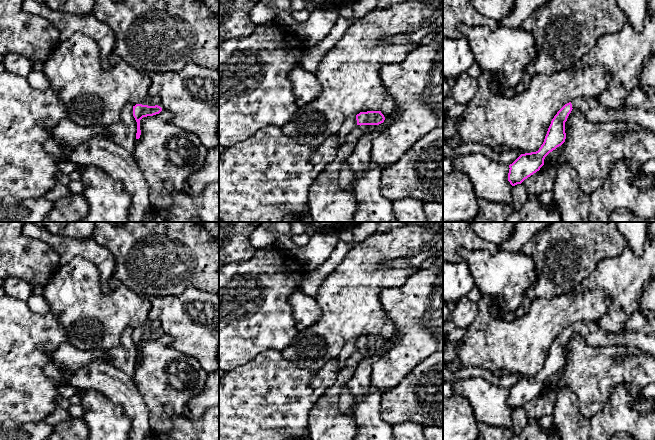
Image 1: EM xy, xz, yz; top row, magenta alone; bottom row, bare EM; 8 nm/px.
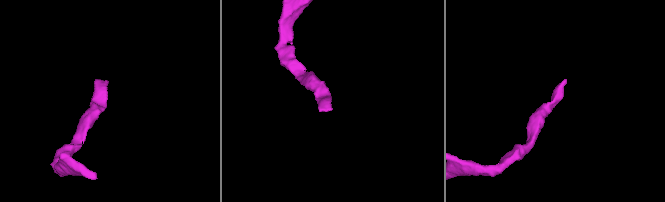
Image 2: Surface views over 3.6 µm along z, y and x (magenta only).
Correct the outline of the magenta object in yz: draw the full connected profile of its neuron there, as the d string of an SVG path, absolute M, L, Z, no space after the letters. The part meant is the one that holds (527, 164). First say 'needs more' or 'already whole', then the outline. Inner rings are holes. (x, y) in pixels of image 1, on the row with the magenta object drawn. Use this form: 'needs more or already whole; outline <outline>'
needs more; outline M578 97L565 104L554 116L538 151L521 154L509 165L508 181L512 186L521 184L539 171L544 165L545 157L565 142L565 122L574 108L580 110L589 122L633 122L655 132L655 108L650 110L642 107L611 109L601 105L596 98Z

